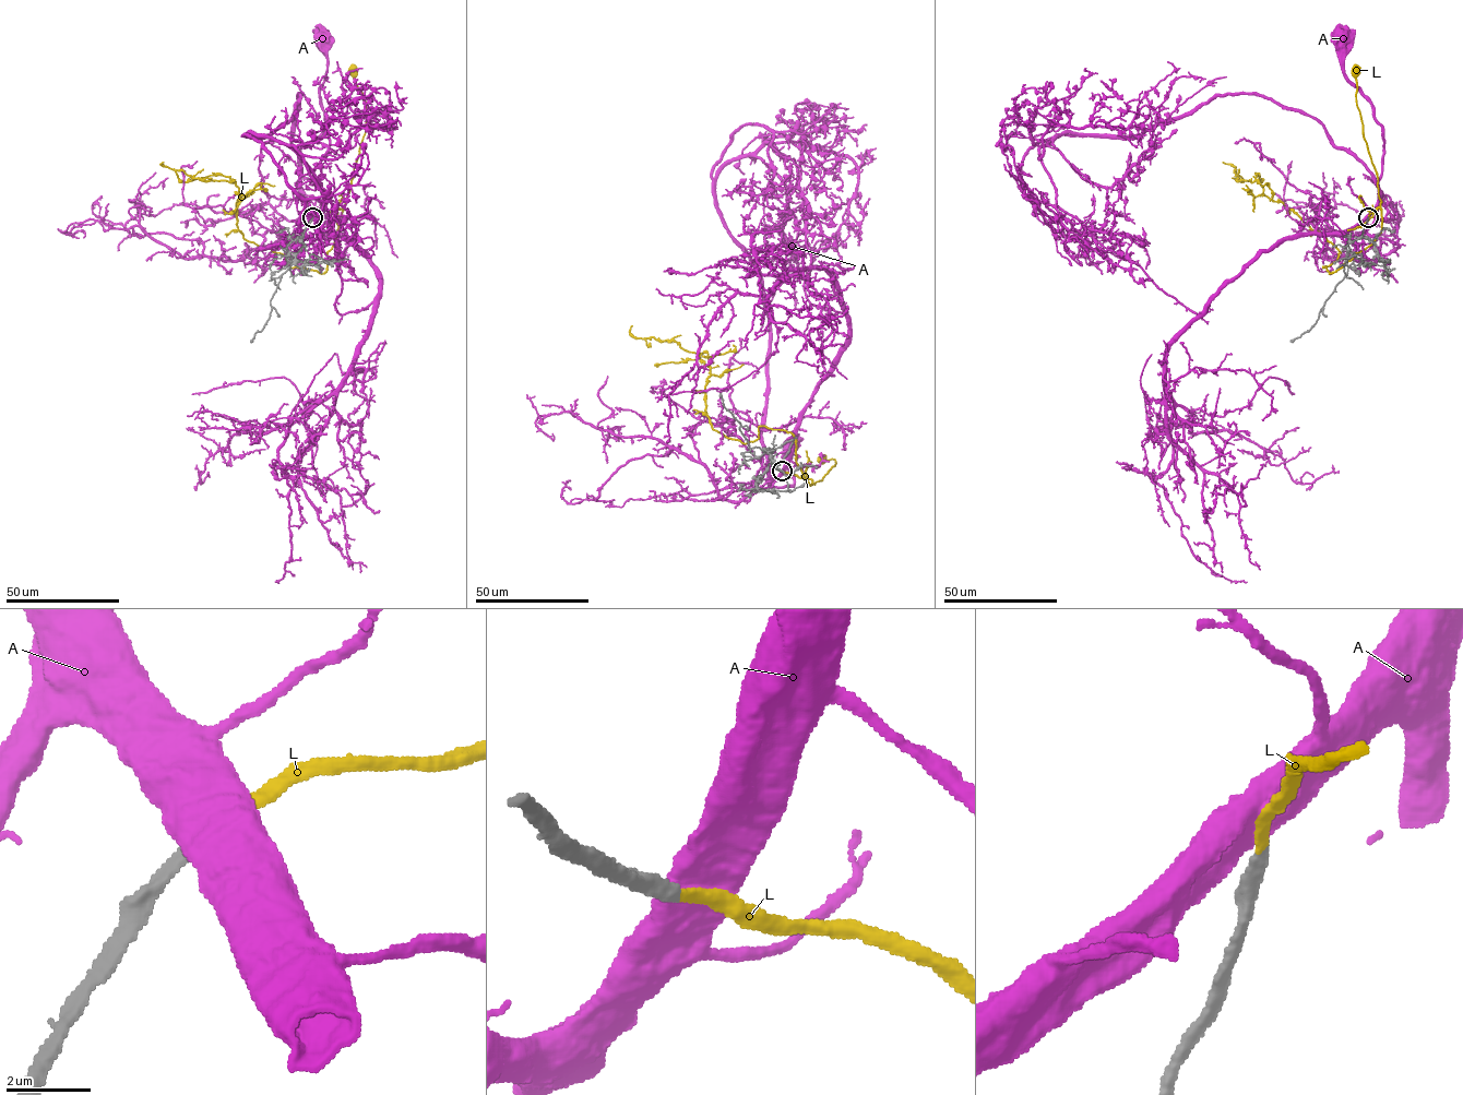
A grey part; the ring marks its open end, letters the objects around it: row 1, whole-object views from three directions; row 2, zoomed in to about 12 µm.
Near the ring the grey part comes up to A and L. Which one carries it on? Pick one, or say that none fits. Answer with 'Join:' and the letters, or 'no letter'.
Join: L

